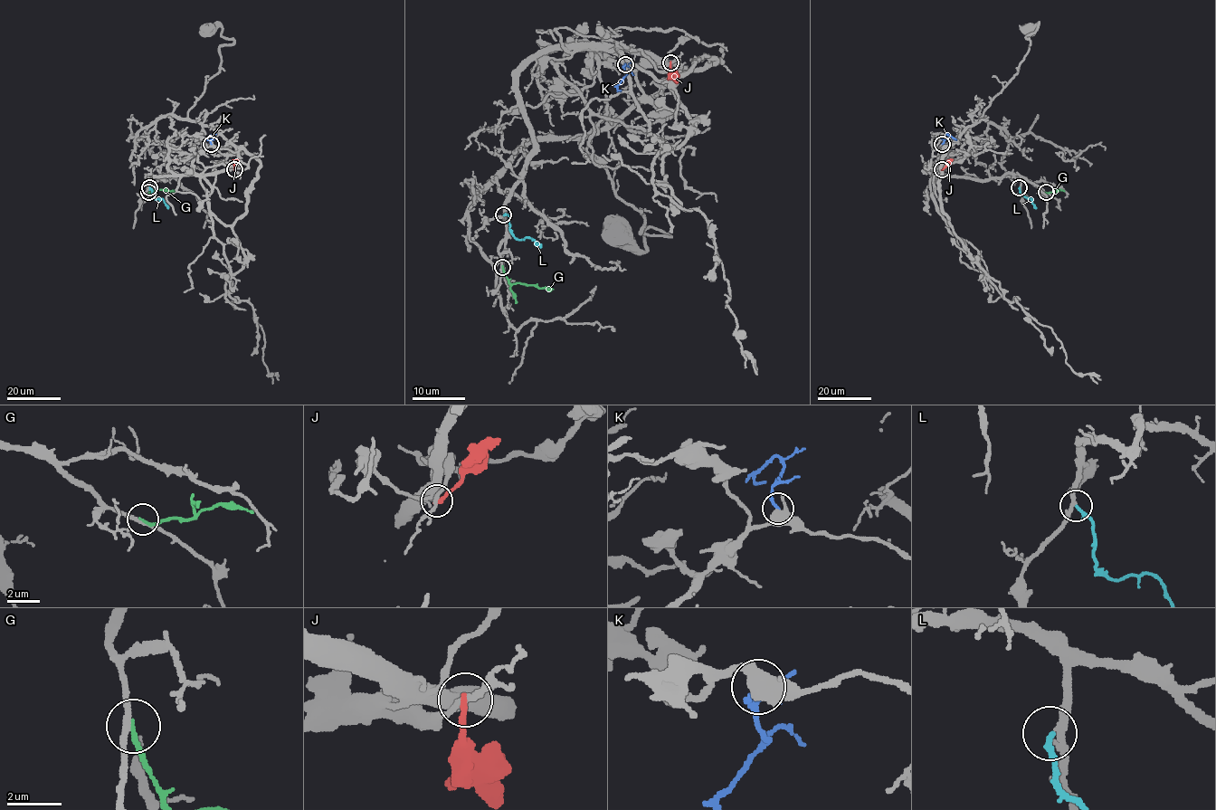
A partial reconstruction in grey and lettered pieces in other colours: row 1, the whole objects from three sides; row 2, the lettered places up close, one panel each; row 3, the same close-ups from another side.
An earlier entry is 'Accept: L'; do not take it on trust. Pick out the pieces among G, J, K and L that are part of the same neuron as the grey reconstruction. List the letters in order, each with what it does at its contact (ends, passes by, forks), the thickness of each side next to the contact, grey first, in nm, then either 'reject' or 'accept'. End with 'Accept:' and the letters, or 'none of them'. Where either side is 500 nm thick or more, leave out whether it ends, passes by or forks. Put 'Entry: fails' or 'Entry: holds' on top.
Entry: holds
G: it ends; calibres 200 and 190 nm; reject
J: it ends; calibres 220 and 240 nm; reject
K: it ends; calibres 480 and 180 nm; reject
L: it ends; calibres 260 and 220 nm; accept
Accept: L

